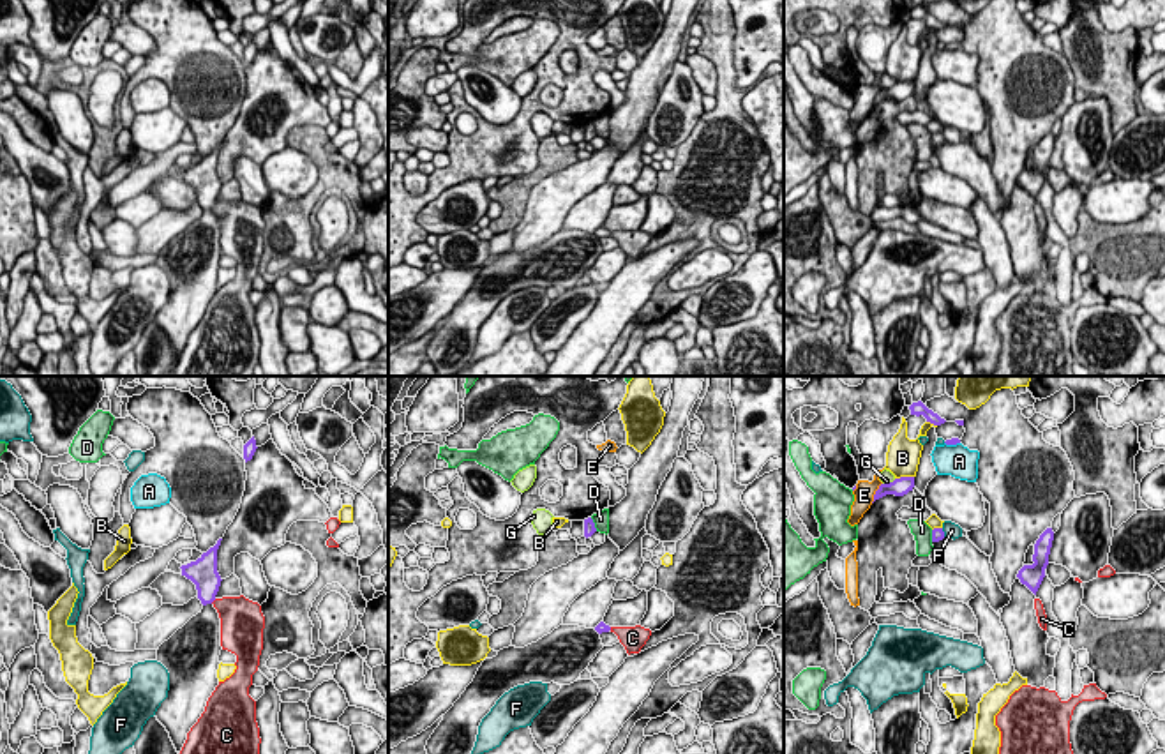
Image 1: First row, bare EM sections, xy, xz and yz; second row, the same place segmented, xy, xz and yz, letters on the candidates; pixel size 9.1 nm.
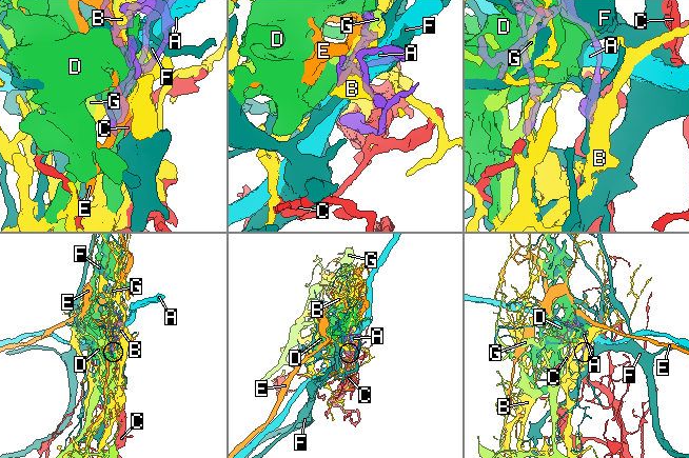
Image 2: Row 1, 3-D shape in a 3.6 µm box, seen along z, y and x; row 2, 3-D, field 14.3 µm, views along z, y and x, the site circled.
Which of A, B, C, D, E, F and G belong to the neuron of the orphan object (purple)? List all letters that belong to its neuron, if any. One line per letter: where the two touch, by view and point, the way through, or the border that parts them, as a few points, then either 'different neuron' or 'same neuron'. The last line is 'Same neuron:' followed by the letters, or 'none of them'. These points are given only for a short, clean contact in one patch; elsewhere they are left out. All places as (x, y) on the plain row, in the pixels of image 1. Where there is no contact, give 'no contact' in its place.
A: meets purple in yz at (952, 48); different neuron
B: meets purple in yz at (904, 82); different neuron
C: meets purple in xy at (212, 205); runs through xy (205, 180), (212, 205), (235, 218); same neuron
D: meets purple in xz at (593, 129); different neuron
E: meets purple in yz at (876, 98); different neuron
F: meets purple in yz at (943, 136); different neuron
G: meets purple in yz at (890, 87); different neuron
Same neuron: C

